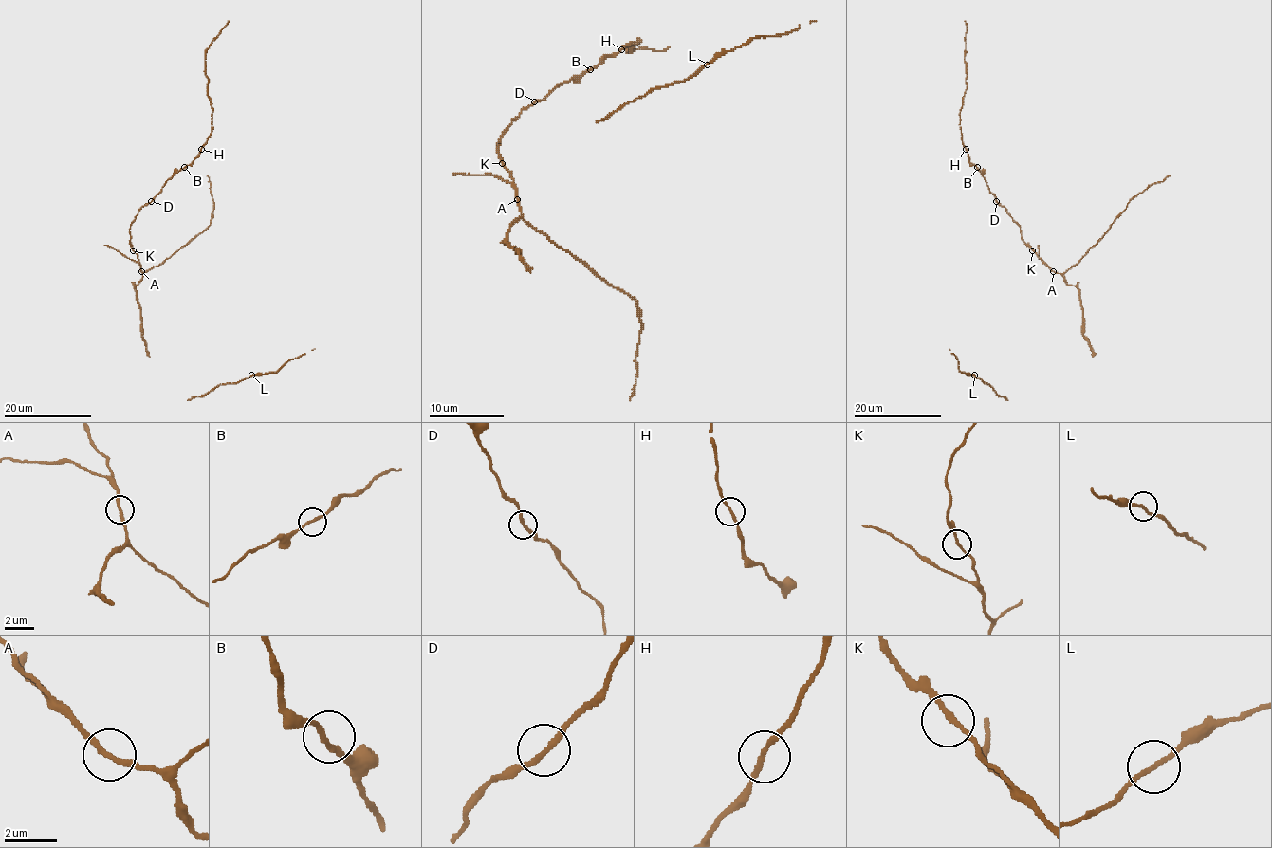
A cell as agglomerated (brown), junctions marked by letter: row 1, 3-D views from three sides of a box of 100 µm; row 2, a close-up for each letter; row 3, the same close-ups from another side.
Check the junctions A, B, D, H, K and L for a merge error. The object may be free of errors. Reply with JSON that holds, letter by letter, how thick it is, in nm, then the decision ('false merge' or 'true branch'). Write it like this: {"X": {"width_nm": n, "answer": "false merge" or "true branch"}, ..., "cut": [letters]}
{"A": {"width_nm": 190, "answer": "true branch"}, "B": {"width_nm": 180, "answer": "true branch"}, "D": {"width_nm": 190, "answer": "true branch"}, "H": {"width_nm": 190, "answer": "true branch"}, "K": {"width_nm": 170, "answer": "true branch"}, "L": {"width_nm": 160, "answer": "true branch"}, "cut": []}

